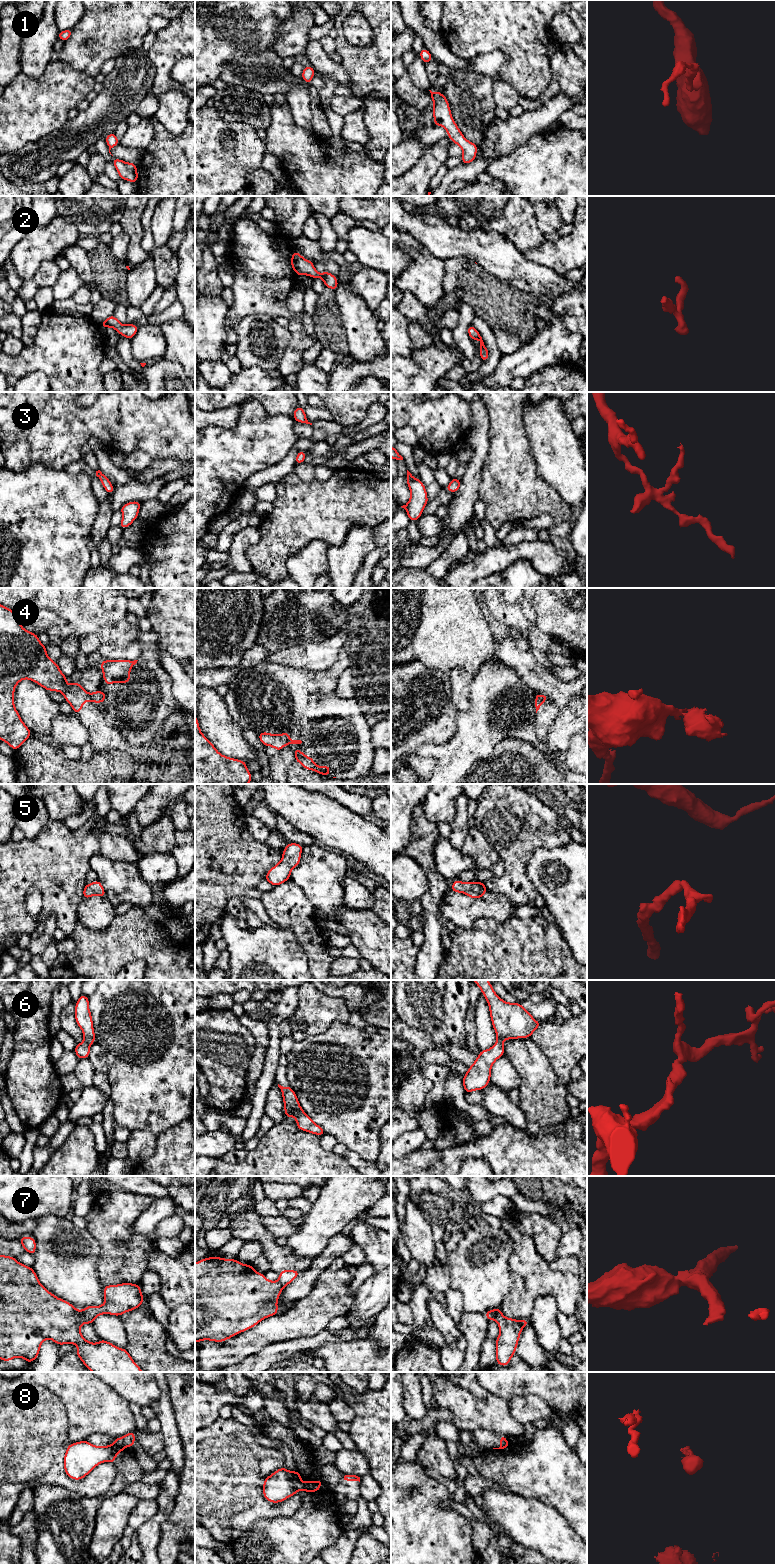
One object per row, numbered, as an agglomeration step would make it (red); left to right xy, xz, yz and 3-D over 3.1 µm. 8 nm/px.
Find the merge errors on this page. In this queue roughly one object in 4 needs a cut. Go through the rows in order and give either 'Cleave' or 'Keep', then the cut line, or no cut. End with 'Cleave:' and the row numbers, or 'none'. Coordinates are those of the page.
1: Keep. No split
2: Keep. No split
3: Keep. No split
4: Cleave. Split along xy (90, 695), (93, 701)
5: Keep. No split
6: Keep. No split
7: Cleave. Split along xy (80, 1311), (85, 1322)
8: Cleave. Split along xy (114, 1442), (125, 1447)
Cleave: 4, 7, 8

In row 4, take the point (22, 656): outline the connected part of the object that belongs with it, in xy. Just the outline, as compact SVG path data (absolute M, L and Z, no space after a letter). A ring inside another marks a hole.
M0 604L0 740L16 751L32 736L14 706L14 690L23 679L63 693L77 714L86 701L93 702L80 683L68 686L68 678L49 658L38 635L25 630L15 612Z

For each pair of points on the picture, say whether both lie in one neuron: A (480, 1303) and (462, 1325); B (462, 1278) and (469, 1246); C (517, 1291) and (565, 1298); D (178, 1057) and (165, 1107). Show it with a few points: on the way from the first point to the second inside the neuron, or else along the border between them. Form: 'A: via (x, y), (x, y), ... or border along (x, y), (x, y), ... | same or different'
A: border along (496, 1308), (489, 1309), (483, 1313), (463, 1312) | different
B: via (469, 1270), (469, 1254) | same
C: via (529, 1289), (553, 1289) | same
D: via (166, 1069), (165, 1095) | same

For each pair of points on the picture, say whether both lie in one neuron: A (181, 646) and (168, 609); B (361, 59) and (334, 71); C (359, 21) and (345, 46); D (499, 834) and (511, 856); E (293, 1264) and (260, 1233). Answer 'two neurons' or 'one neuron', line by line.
A: one neuron
B: two neurons
C: two neurons
D: one neuron
E: one neuron

